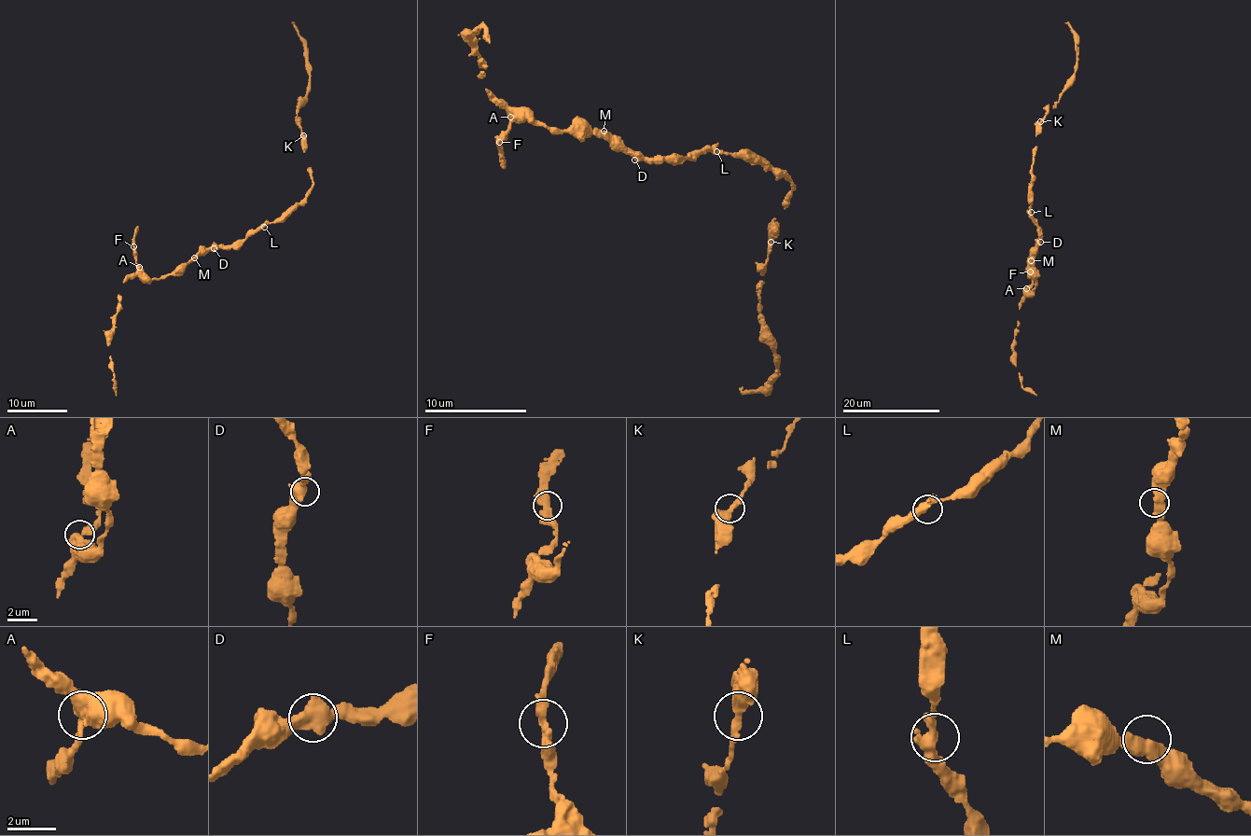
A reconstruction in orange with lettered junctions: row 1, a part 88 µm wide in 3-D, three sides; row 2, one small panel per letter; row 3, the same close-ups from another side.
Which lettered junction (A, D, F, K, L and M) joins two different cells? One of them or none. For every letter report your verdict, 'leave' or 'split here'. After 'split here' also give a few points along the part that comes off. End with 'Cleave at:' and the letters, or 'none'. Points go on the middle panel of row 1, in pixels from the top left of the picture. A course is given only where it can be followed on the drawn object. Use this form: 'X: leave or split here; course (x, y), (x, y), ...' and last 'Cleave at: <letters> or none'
A: leave
D: leave
F: leave
K: leave
L: leave
M: leave
Cleave at: none

